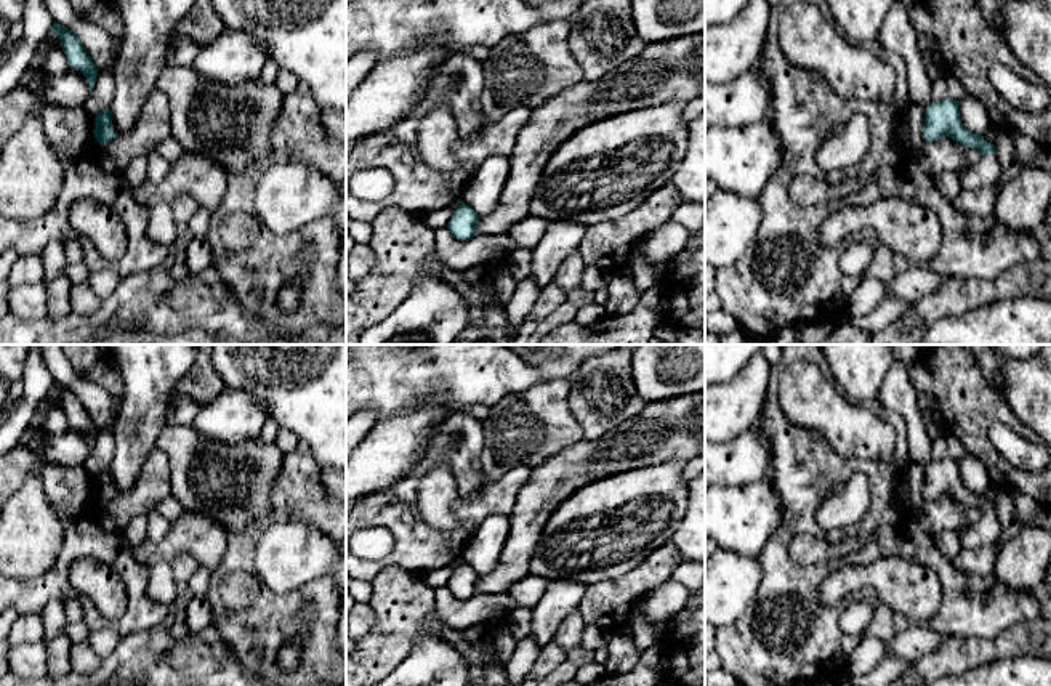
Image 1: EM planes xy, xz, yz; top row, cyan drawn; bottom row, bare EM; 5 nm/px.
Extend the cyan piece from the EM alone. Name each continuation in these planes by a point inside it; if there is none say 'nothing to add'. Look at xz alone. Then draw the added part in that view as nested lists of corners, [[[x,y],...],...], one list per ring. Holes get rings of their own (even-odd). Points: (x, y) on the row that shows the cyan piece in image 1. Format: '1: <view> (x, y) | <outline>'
nothing to add

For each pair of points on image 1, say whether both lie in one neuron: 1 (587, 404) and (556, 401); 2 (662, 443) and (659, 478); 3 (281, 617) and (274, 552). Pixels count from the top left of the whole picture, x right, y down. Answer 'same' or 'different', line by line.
1: different
2: different
3: different

